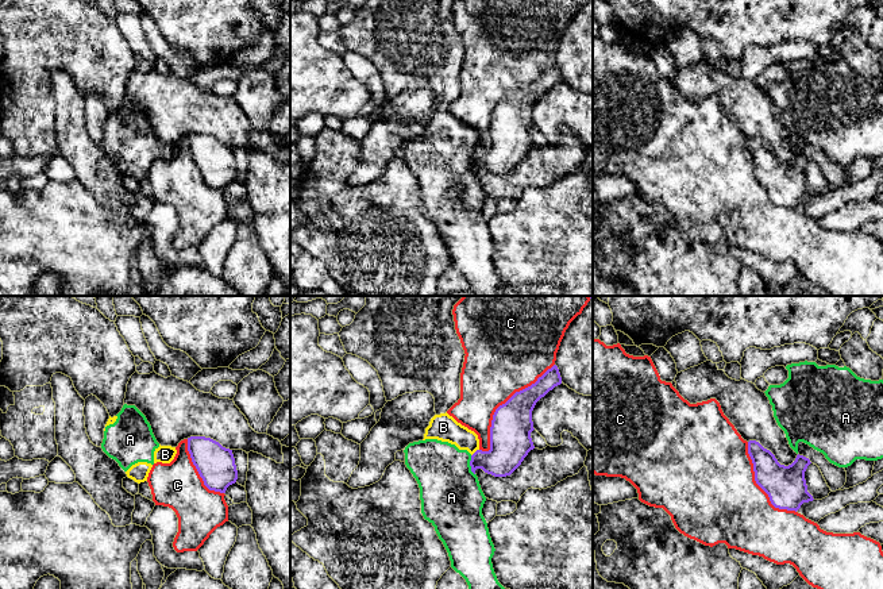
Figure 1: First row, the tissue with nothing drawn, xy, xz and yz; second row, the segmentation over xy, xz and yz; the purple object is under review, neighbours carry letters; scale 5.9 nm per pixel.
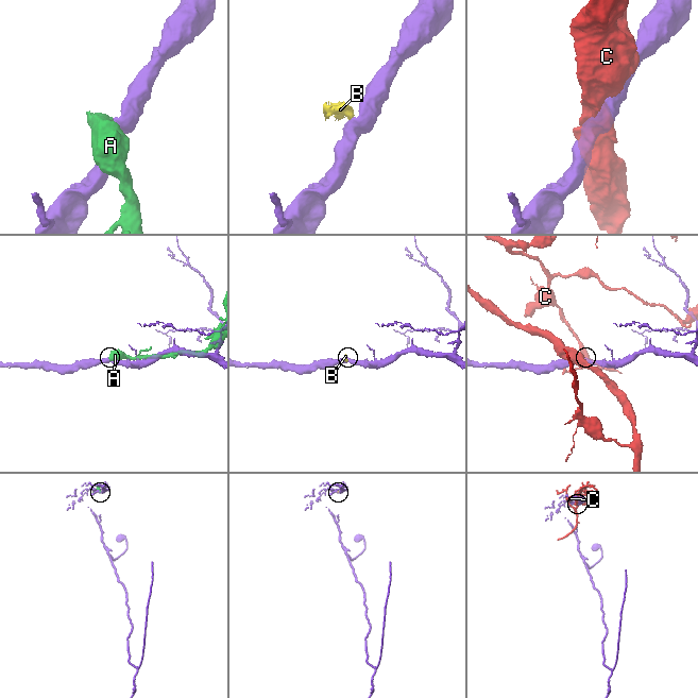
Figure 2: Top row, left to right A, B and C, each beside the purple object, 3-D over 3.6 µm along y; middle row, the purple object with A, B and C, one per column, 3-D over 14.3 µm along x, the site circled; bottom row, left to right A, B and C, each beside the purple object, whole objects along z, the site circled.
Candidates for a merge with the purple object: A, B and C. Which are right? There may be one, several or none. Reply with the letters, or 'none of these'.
none of these

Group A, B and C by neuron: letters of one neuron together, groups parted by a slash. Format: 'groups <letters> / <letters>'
groups A B / C

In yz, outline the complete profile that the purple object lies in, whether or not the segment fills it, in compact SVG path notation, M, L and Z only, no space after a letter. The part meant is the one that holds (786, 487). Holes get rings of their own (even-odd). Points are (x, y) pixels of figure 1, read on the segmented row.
M756 440L748 442L748 454L753 463L755 481L775 508L797 512L803 503L814 500L805 480L805 471L811 463L809 458L798 454L791 465L784 466Z

